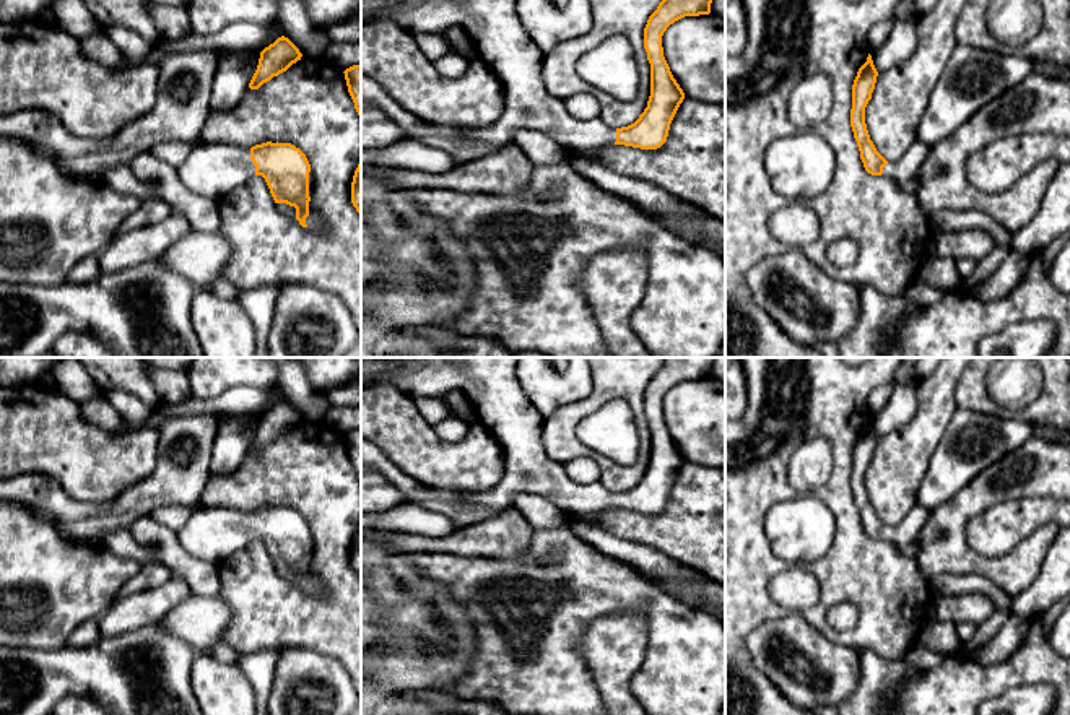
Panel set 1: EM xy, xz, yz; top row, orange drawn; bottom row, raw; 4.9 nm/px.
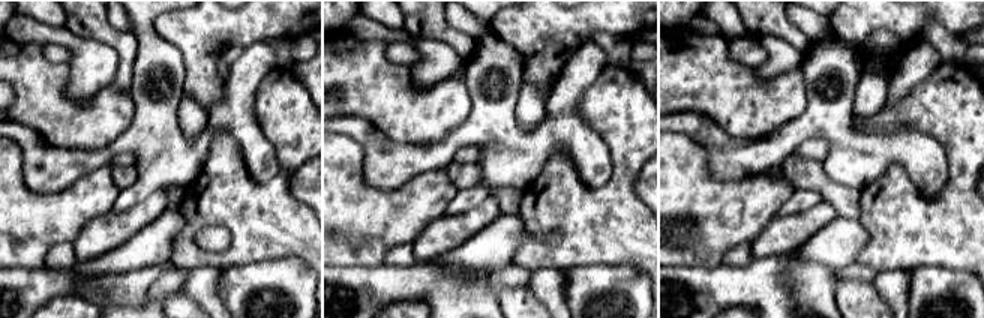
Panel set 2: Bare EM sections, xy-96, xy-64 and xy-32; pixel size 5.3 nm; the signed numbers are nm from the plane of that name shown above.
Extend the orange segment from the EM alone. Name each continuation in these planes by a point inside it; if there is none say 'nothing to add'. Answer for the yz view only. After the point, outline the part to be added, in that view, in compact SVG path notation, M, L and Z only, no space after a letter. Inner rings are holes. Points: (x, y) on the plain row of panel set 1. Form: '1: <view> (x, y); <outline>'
1: yz (973, 441); M958 406L930 457L917 491L917 504L898 525L888 525L881 540L906 556L914 556L929 514L955 497L984 468L1026 444L1034 431L1026 421Z

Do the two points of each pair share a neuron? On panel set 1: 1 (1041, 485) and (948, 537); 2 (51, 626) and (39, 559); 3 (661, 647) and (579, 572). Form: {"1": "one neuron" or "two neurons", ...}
{"1": "one neuron", "2": "one neuron", "3": "one neuron"}

